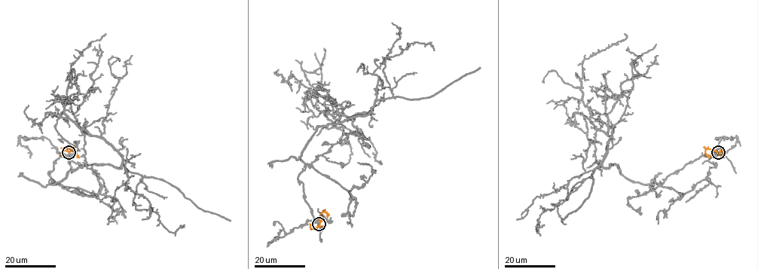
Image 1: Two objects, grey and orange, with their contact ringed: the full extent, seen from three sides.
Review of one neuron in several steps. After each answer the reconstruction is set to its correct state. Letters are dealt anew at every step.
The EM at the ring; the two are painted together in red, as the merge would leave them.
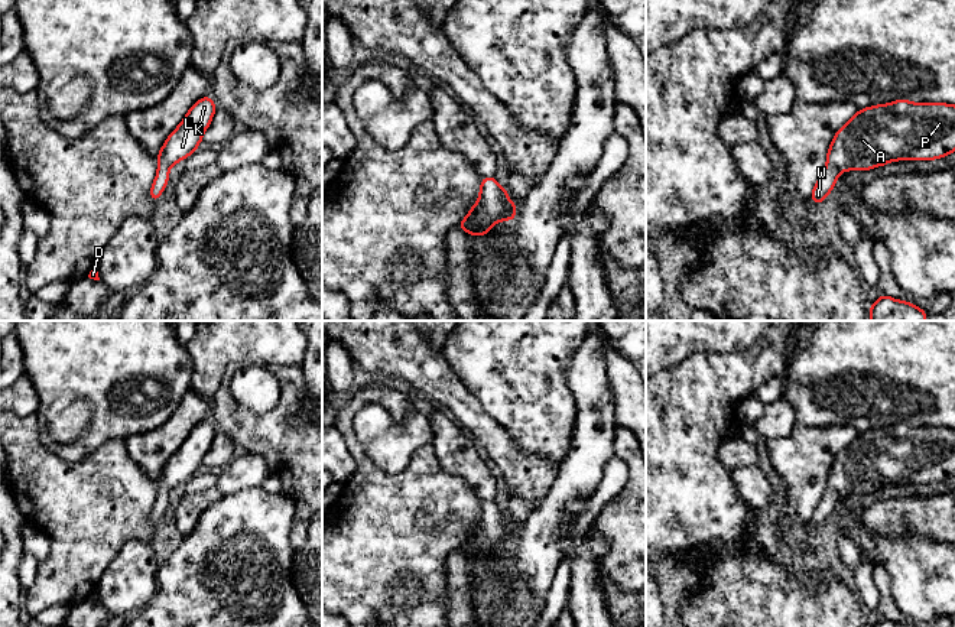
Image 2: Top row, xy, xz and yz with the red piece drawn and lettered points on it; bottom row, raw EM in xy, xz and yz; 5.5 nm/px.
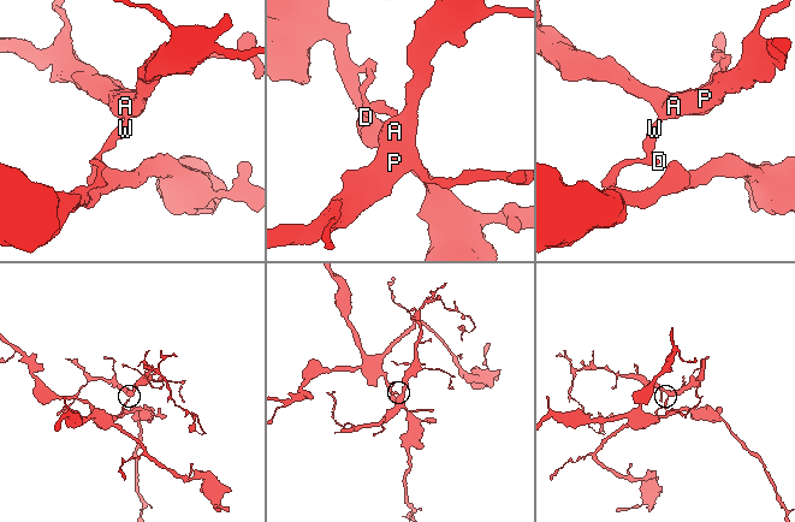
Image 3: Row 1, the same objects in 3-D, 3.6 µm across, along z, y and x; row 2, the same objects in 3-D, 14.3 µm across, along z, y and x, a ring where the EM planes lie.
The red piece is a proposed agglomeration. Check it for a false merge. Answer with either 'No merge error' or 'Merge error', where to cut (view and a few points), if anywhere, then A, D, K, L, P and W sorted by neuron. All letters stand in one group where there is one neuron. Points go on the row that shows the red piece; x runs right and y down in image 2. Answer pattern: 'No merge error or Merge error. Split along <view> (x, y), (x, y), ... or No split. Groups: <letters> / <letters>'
No merge error. No split. Groups: A D K L P W

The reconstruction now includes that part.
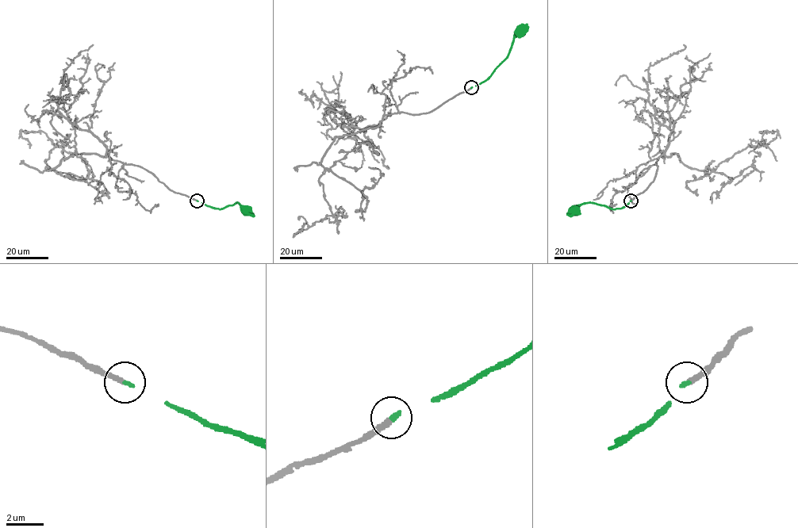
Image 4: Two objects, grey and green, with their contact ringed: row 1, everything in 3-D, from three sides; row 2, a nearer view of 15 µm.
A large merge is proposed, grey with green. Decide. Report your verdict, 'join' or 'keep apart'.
join

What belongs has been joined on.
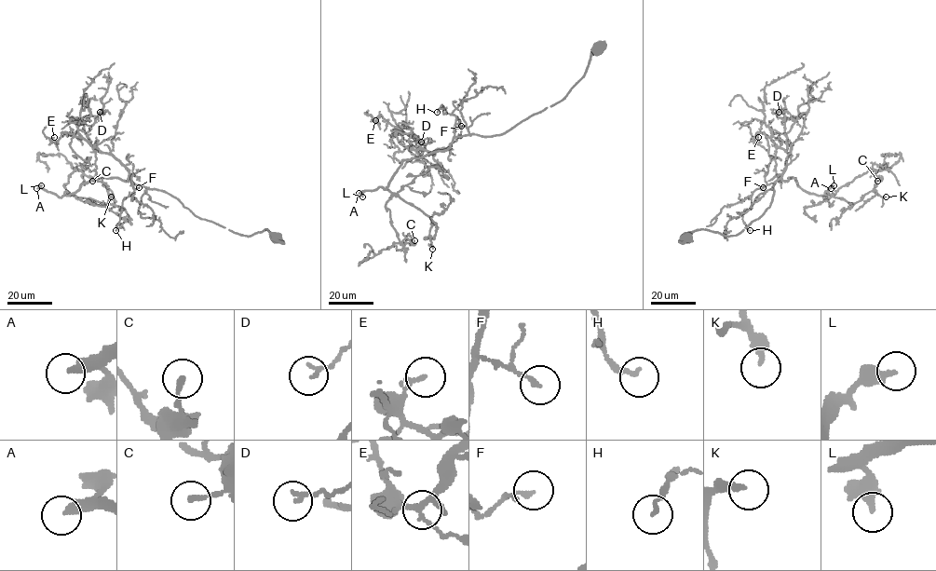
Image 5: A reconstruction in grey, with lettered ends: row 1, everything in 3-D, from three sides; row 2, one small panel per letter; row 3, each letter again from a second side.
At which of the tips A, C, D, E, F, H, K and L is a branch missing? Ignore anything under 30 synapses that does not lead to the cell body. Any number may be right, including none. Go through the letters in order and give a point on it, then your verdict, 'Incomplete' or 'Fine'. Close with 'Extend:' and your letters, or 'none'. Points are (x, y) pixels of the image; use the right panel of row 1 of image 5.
A: Place: (831, 188). Incomplete
C: Place: (877, 181). Fine
D: Place: (779, 112). Fine
E: Place: (758, 137). Fine
F: Place: (763, 187). Fine
H: Place: (750, 230). Fine
K: Place: (886, 197). Fine
L: Place: (834, 185). Incomplete
Extend: A, L

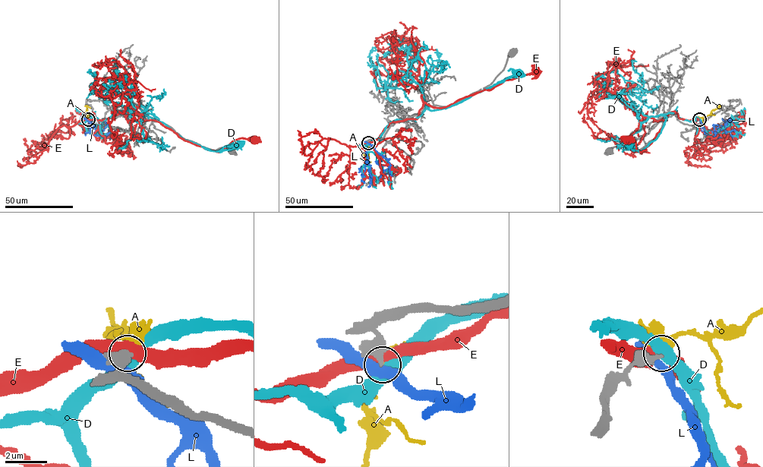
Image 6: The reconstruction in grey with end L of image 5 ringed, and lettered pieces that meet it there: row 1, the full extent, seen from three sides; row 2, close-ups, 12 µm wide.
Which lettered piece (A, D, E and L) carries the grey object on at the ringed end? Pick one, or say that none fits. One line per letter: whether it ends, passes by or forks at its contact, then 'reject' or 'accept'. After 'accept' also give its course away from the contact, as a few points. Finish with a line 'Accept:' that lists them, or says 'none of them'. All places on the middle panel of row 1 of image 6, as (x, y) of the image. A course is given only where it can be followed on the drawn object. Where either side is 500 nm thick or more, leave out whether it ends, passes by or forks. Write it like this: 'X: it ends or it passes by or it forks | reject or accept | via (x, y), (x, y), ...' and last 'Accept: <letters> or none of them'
A: it passes by | accept | via (368, 143), (367, 162), (370, 162)
D: reject
E: reject
L: reject
Accept: A

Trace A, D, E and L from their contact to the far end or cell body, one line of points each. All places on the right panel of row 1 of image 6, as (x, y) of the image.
A: (698, 119), (717, 108)
D: (699, 119), (684, 120), (676, 110), (664, 114), (663, 127), (654, 140), (641, 151), (629, 145)
E: (698, 119), (680, 119), (671, 112), (659, 120), (663, 121), (663, 126), (642, 151), (632, 138), (627, 140)
L: (698, 119), (701, 130), (706, 134), (723, 137), (726, 132), (734, 130), (738, 137)

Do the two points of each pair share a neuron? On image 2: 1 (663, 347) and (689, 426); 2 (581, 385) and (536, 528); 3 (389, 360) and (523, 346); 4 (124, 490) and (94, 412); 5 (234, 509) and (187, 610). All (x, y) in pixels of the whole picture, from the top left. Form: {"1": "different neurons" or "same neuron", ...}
{"1": "different neurons", "2": "same neuron", "3": "different neurons", "4": "different neurons", "5": "same neuron"}

